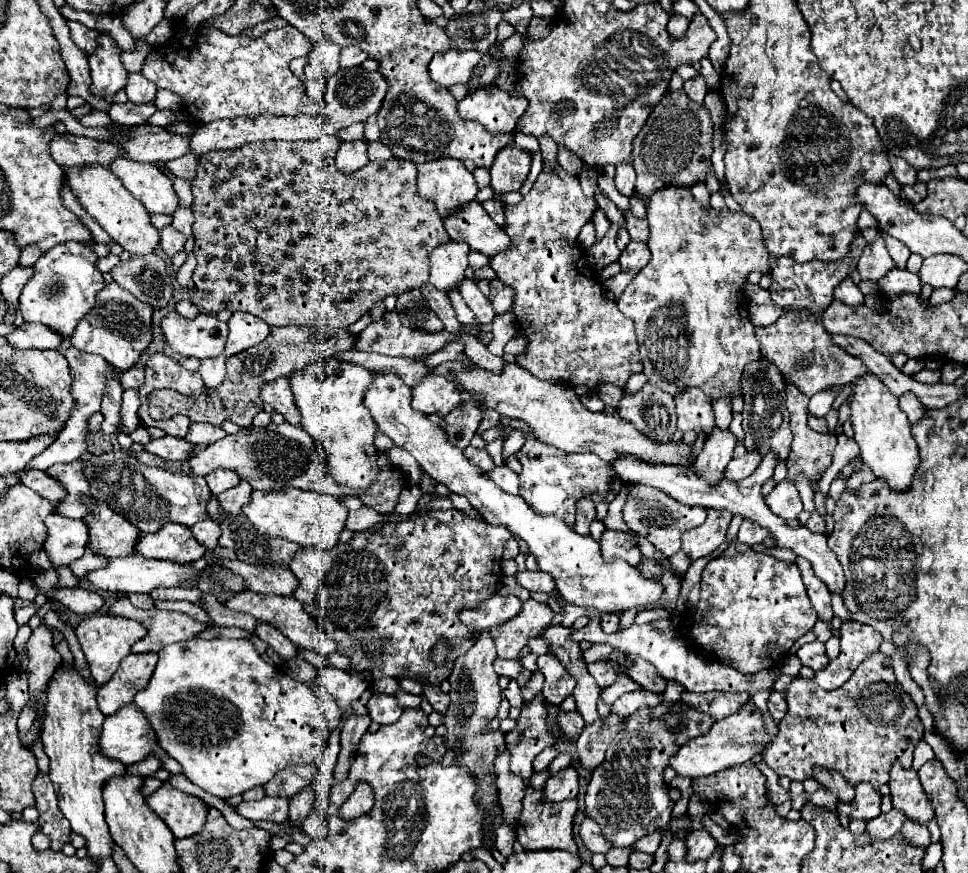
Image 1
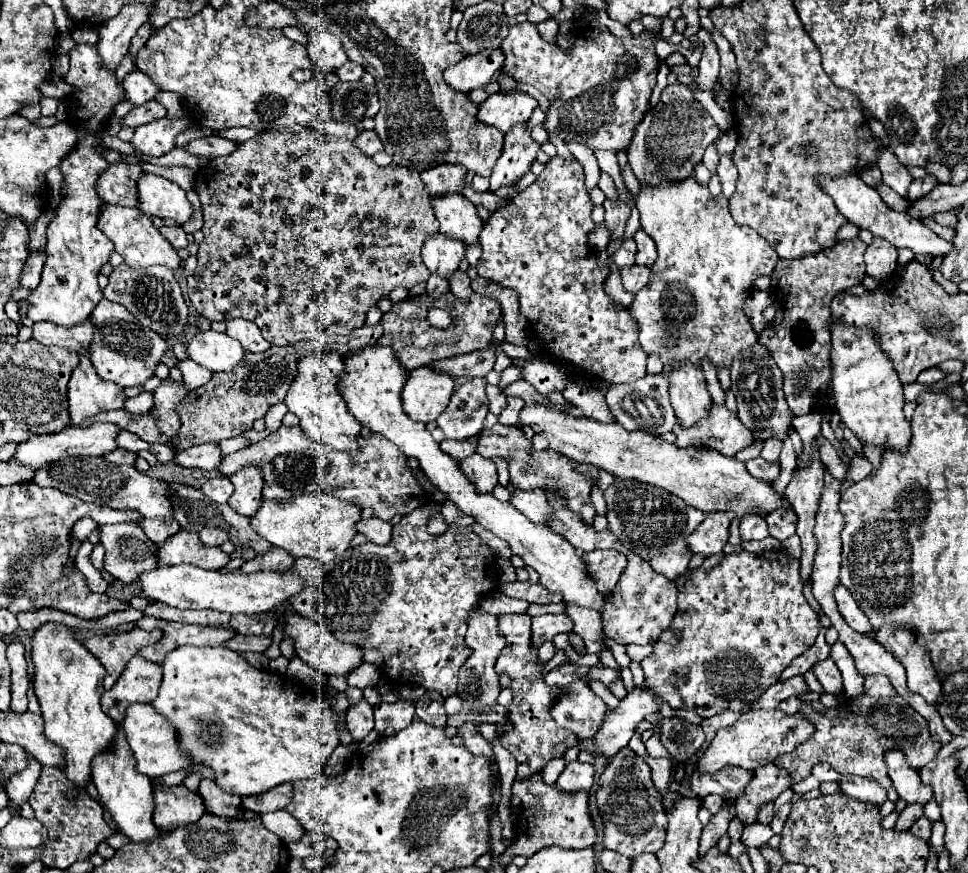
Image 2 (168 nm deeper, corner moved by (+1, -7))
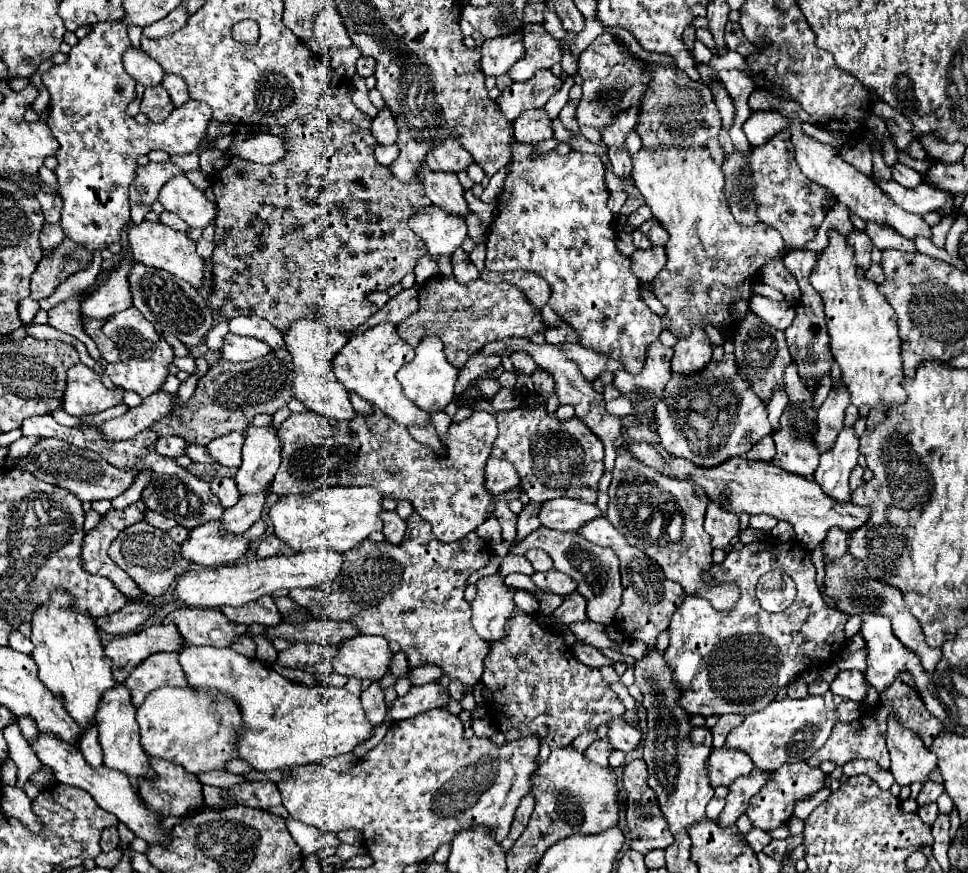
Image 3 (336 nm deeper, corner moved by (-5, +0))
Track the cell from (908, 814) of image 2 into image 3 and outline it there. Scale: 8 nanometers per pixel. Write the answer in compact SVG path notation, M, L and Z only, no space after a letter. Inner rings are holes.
M927 780L927 782L923 784L921 794L917 796L917 804L919 804L919 806L931 804L931 802L935 802L935 800L937 800L937 798L939 798L943 792L945 792L945 786L943 786L943 784L937 784L937 782Z

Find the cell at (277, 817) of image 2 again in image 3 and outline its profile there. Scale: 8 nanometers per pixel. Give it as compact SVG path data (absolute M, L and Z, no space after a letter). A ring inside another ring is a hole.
M287 818L287 828L289 828L293 840L297 842L297 846L301 848L303 856L315 854L325 846L337 848L341 844L335 834L319 830L319 828L313 828L313 826L307 826L307 824L301 824L299 820L293 820L293 818Z

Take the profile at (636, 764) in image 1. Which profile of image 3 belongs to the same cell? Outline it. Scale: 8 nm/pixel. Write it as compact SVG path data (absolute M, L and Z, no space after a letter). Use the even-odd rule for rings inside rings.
M633 760L631 764L625 766L623 786L627 792L627 826L631 832L631 848L641 854L647 854L651 850L667 848L669 844L673 844L673 836L667 828L667 820L659 810L659 802L653 790L647 786L647 766L643 760Z

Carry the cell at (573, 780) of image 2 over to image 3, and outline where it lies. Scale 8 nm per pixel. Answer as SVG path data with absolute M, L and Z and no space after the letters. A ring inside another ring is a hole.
M601 738L601 740L595 740L583 754L599 766L607 766L607 758L609 758L611 750L613 750L613 746L609 744L609 738Z

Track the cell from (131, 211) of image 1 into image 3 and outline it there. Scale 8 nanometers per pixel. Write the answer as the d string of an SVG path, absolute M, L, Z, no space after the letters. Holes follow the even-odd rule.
M147 220L139 226L129 224L129 248L137 262L159 268L159 270L167 270L167 272L187 280L195 290L199 290L203 286L201 278L205 274L205 260L195 252L195 242L191 238L187 238L185 232L177 232L173 228L167 228L161 222L147 222Z

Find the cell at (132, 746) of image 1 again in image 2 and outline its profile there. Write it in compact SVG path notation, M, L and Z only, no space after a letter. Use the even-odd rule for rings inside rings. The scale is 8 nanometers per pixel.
M135 703L131 707L127 707L125 711L125 719L121 721L121 727L125 731L127 743L133 751L133 757L137 761L135 769L147 777L157 777L157 775L165 775L171 771L179 771L189 767L193 761L181 751L181 747L177 745L177 737L175 737L175 729L173 725L163 719L151 705L143 705L143 703Z

